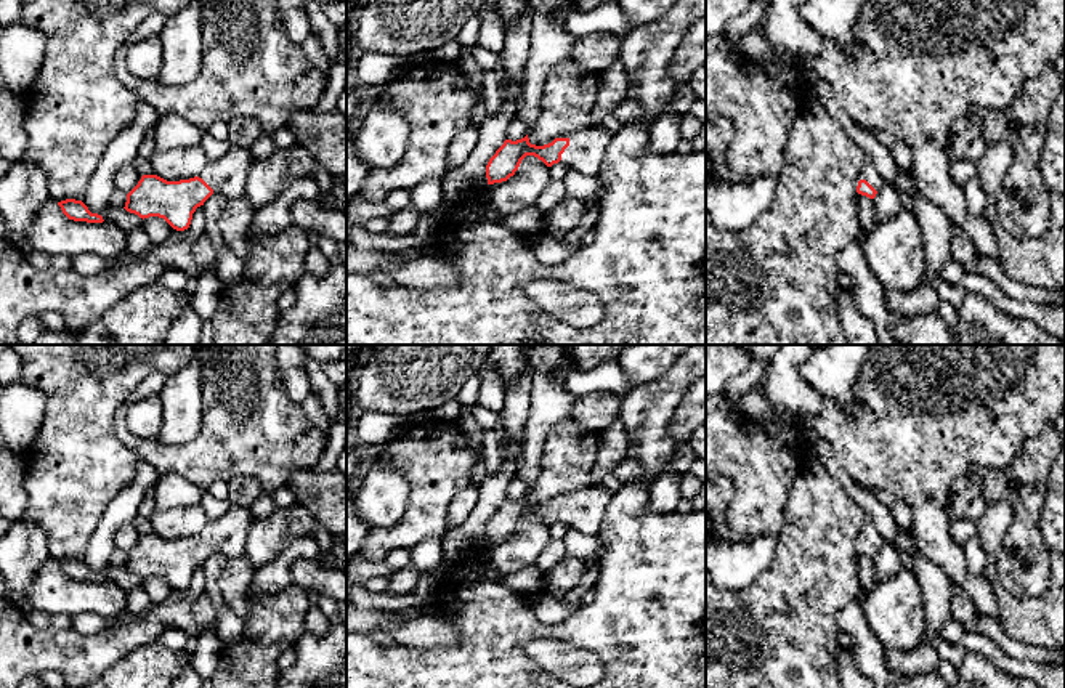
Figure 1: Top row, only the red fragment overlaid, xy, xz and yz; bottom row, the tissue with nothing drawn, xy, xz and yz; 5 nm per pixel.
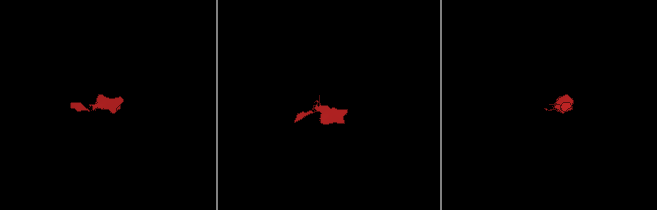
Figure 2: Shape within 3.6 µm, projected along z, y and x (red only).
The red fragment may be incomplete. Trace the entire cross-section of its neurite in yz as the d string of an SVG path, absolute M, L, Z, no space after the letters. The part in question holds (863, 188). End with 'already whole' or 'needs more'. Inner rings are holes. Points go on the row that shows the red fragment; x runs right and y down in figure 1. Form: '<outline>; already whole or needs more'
M863 165L856 192L869 199L874 199L876 194L884 188L884 184L884 178L873 165Z; needs more

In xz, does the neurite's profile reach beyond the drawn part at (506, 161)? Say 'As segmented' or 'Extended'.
Extended

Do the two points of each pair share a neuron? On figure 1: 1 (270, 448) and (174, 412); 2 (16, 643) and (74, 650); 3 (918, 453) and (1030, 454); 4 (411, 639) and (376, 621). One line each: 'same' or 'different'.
1: different
2: same
3: different
4: same

